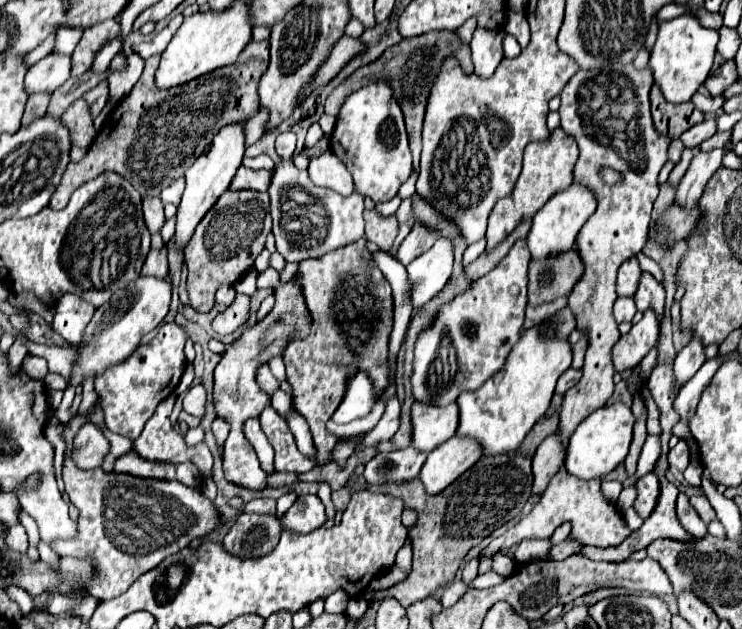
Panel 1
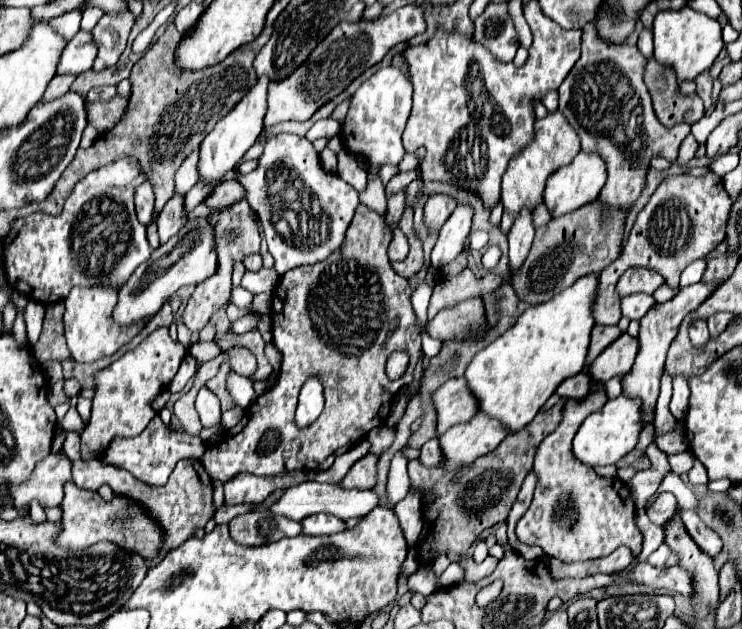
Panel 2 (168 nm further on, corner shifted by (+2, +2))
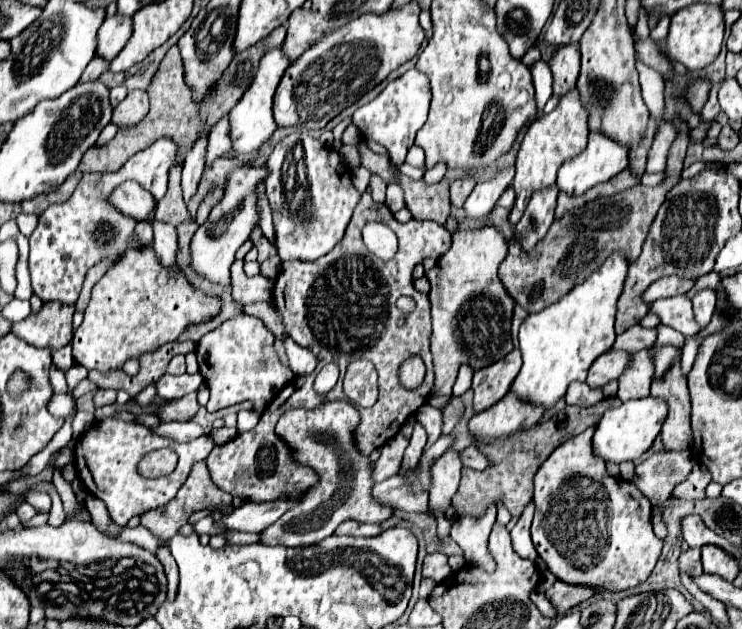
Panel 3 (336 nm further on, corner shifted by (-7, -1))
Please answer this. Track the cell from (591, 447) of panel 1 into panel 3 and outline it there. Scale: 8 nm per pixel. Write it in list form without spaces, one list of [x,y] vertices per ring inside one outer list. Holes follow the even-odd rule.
[[[654,397],[626,401],[616,409],[608,409],[604,413],[604,417],[600,419],[600,423],[596,425],[596,433],[592,439],[592,447],[594,447],[592,453],[596,457],[600,457],[604,461],[612,461],[612,463],[634,461],[652,447],[656,435],[660,433],[664,419],[666,419],[666,403],[662,399],[654,399]]]

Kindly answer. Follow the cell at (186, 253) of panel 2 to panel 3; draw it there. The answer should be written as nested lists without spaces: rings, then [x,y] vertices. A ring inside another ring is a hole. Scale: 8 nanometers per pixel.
[[[238,167],[228,177],[228,187],[224,199],[210,211],[210,217],[200,225],[190,241],[190,267],[204,279],[216,285],[230,285],[230,265],[234,263],[234,253],[250,237],[254,223],[258,223],[254,185],[266,177],[266,167]]]

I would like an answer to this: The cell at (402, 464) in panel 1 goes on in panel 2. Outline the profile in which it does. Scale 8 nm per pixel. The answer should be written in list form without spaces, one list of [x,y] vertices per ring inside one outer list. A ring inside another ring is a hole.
[[[429,440],[423,448],[421,448],[421,458],[419,458],[425,466],[443,466],[445,464],[445,456],[441,452],[441,444],[439,440]]]

